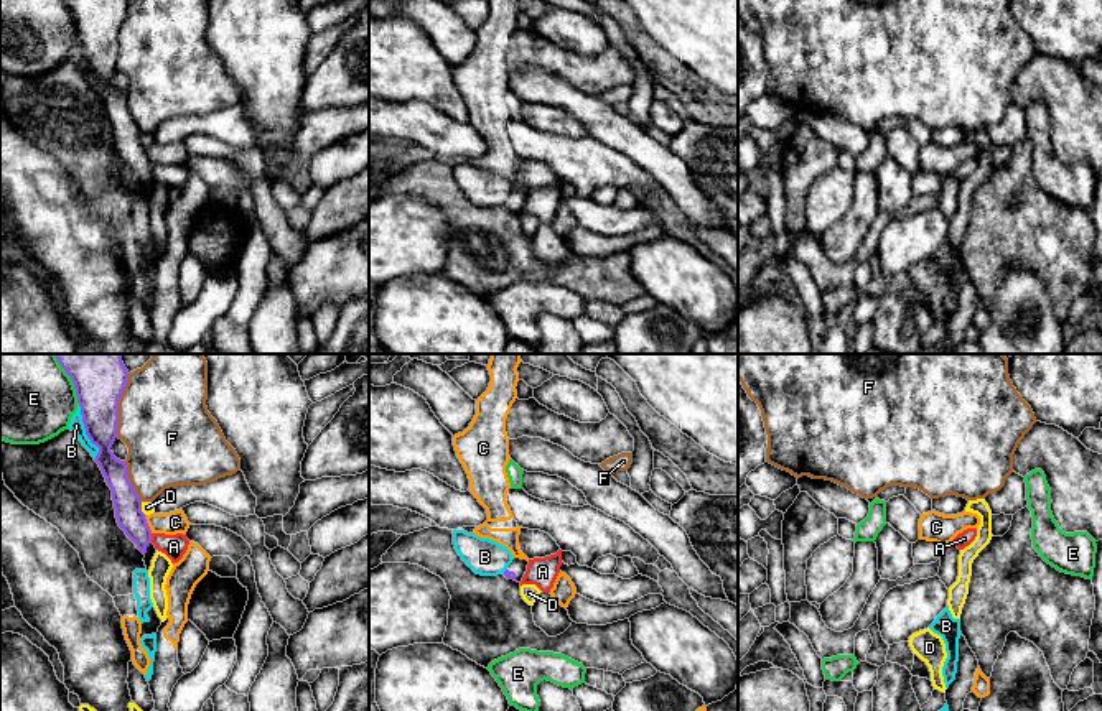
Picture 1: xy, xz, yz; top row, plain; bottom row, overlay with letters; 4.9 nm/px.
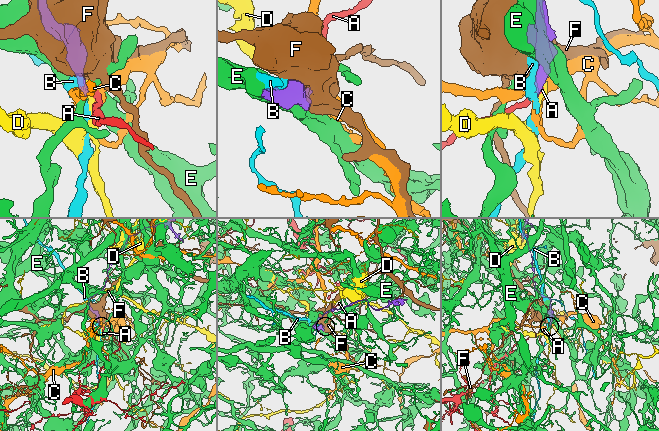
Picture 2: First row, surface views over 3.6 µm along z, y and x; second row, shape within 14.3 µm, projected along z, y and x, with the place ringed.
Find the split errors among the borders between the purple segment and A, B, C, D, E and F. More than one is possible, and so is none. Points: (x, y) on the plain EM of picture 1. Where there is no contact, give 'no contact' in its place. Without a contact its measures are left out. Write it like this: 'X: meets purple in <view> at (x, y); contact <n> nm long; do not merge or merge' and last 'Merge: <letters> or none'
A: meets purple in xy at (150, 170); contact 50 nm long; do not merge
B: meets purple in xy at (86, 63); contact 300 nm long; do not merge
C: meets purple in xy at (147, 155); contact 90 nm long; do not merge
D: meets purple in xy at (140, 140); contact 80 nm long; do not merge
E: meets purple in xy at (74, 17); contact 180 nm long; do not merge
F: meets purple in xy at (117, 37); contact 320 nm long; do not merge
Merge: none

